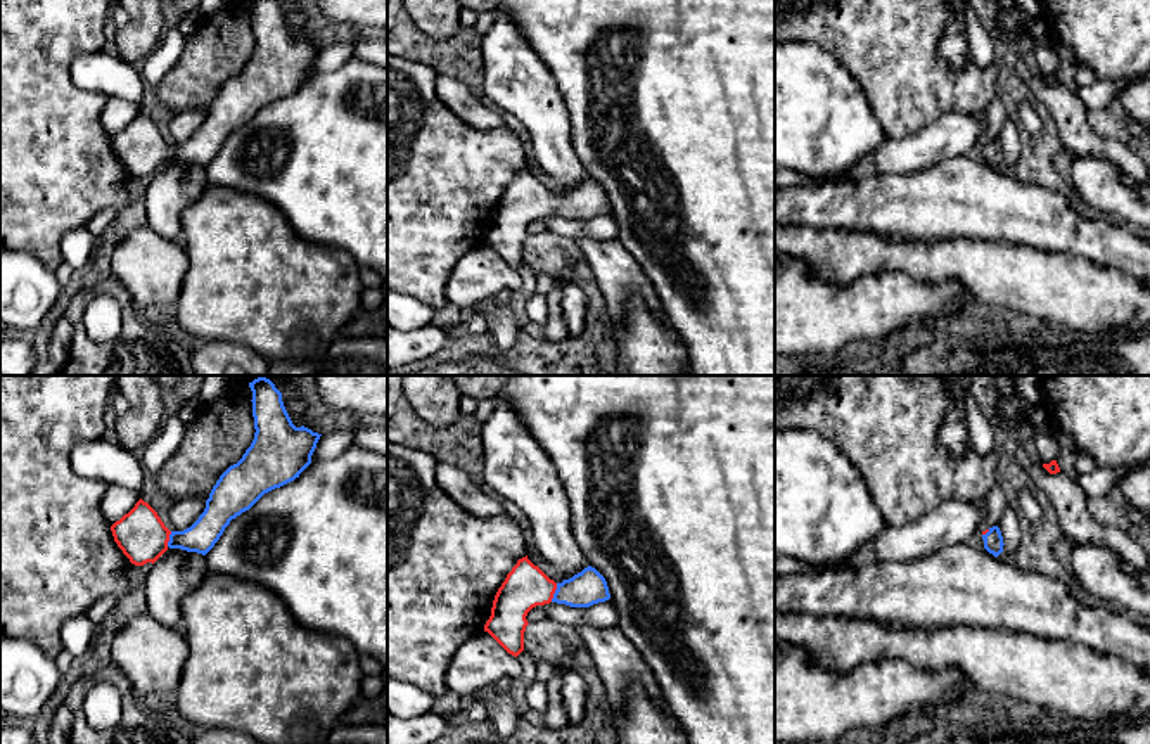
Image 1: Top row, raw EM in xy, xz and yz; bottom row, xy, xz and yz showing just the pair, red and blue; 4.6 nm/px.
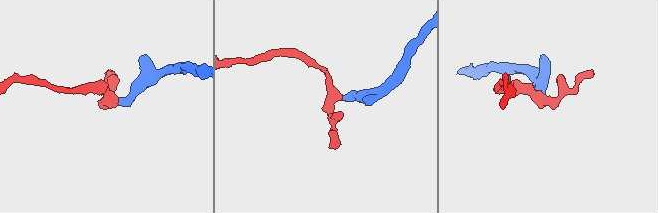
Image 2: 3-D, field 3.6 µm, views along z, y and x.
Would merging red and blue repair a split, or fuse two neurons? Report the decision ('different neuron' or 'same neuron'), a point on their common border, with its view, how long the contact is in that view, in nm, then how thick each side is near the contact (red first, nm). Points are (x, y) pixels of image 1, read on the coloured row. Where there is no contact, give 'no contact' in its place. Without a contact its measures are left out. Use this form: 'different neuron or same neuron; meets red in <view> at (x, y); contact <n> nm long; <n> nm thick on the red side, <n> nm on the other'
same neuron; meets red in xz at (554, 592); contact 90 nm long; 200 nm thick on the red side, 160 nm on the other

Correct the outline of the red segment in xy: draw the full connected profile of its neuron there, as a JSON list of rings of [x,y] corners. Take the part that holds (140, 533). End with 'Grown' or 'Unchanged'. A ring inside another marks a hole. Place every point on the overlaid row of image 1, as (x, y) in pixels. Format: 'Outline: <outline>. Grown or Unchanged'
Outline: [[[258,377],[249,388],[254,439],[242,459],[220,476],[199,519],[183,531],[169,531],[140,498],[111,526],[114,542],[131,564],[154,564],[168,548],[206,555],[232,519],[249,510],[265,493],[299,478],[311,464],[322,434],[292,424],[282,393],[270,379]]]. Grown

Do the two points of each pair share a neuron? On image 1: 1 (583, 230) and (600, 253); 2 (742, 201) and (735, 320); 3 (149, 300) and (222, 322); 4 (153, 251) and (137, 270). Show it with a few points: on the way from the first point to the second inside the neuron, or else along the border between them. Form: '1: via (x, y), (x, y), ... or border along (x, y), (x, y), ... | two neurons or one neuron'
1: border along (616, 237), (576, 241) | two neurons
2: via (739, 230), (739, 291) | one neuron
3: border along (187, 269), (178, 300), (170, 310) | two neurons
4: via (147, 256), (142, 265) | one neuron

